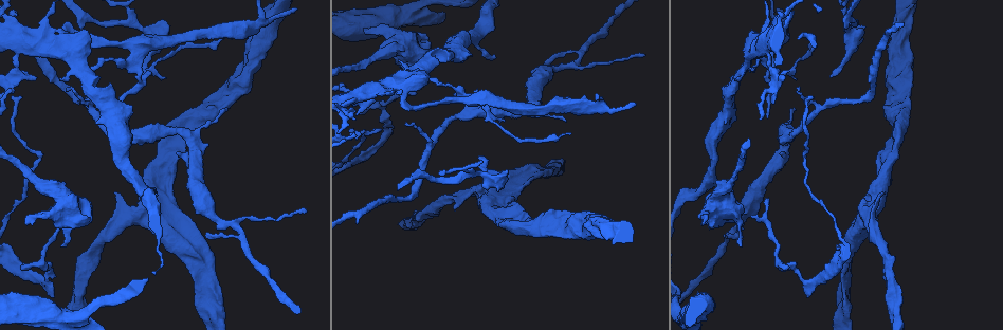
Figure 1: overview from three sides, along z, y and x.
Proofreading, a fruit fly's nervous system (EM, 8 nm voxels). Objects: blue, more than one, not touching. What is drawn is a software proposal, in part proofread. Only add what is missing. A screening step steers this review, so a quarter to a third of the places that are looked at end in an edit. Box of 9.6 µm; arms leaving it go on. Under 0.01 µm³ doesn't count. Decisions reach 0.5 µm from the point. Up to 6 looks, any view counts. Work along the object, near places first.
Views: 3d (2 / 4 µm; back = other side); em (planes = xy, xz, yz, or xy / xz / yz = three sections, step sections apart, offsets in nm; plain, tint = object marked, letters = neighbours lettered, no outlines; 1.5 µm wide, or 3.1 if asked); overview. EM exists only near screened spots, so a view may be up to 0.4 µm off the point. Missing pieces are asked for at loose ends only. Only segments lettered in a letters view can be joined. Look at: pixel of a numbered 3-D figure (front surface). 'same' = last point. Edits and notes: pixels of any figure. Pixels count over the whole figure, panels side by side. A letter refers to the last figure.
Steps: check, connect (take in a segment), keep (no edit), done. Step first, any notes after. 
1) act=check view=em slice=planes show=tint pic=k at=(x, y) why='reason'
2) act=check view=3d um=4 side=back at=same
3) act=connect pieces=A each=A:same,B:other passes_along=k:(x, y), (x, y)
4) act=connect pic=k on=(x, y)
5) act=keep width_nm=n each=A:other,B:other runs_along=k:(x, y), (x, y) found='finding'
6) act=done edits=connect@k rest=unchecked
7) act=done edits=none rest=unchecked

act=check view=em slice=yz step=8 show=tint pic=1 at=(811, 97) why='free end'

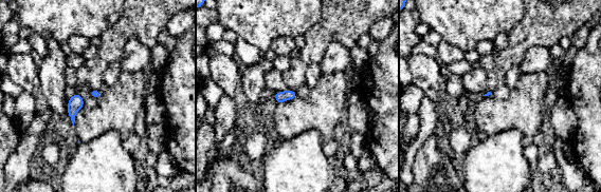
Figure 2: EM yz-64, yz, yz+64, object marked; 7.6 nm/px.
act=check view=em slice=planes show=tint at=same

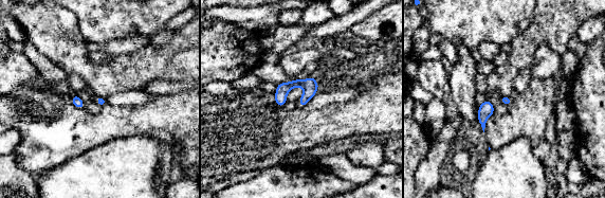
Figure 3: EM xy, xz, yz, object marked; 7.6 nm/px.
act=check view=em slice=planes show=letters at=same

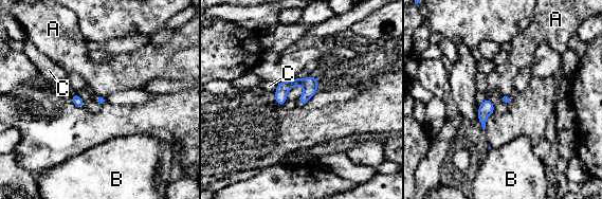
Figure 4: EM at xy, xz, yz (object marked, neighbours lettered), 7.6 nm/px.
act=keep each=A:other,B:other,C:other runs_along=4:(315, 84), (292, 83), (277, 98) found='none of them fits'

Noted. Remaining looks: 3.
act=check view=em slice=planes show=letters pic=1 at=(453, 208) why='an open end'

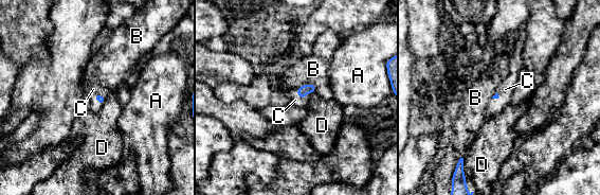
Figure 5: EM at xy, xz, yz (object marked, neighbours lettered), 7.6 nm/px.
act=connect pieces=C each=A:other,B:other,C:same,D:other passes_along=5:(304, 90), (304, 98), (295, 100) found='it goes on there'

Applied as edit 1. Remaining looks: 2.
act=done edits=connect@5 rest=unchecked

